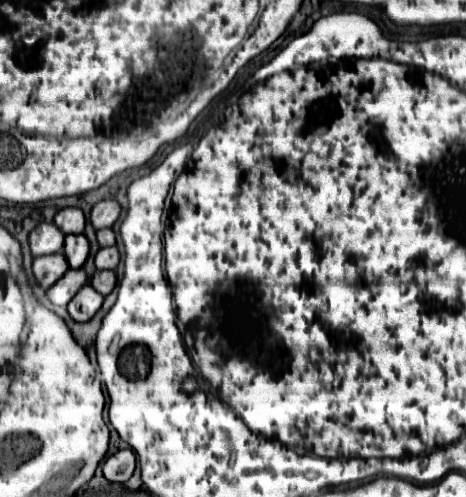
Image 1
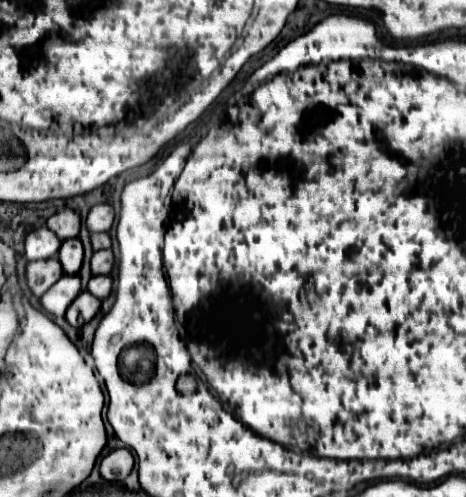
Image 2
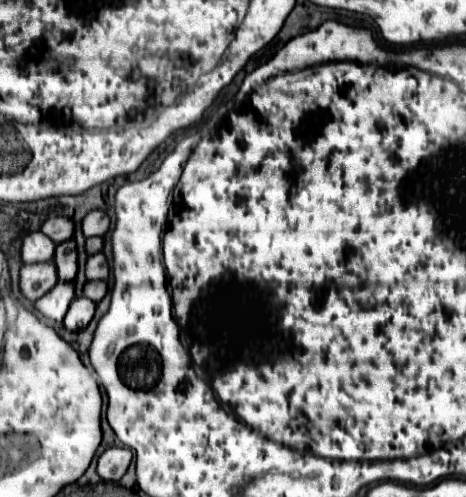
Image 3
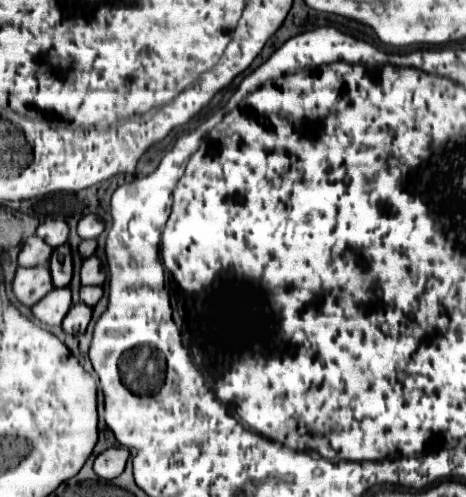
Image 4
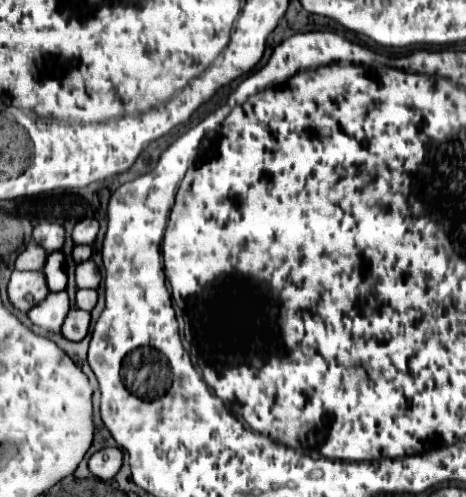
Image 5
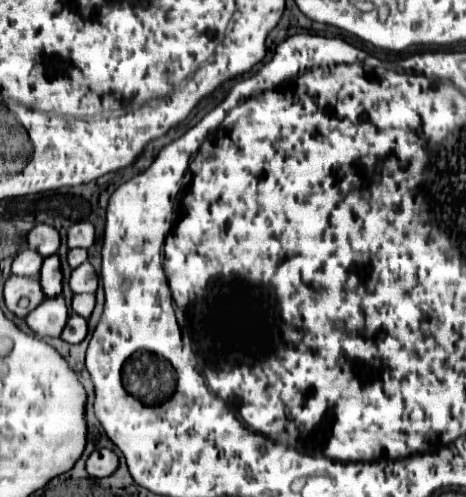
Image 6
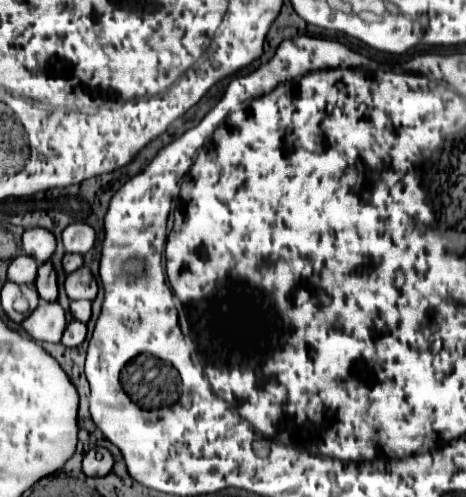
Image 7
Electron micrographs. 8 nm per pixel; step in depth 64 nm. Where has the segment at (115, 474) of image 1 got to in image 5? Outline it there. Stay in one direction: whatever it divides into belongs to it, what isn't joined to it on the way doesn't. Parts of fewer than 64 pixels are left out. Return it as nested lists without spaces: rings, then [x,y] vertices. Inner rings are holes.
[[[104,448],[90,458],[88,466],[90,472],[100,480],[110,480],[120,472],[122,462],[124,462],[124,452],[120,448]]]

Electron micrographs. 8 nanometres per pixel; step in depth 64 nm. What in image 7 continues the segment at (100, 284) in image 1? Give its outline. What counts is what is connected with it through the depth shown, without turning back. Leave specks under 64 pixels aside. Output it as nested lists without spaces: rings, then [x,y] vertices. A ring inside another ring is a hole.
[[[72,300],[70,312],[72,312],[72,316],[76,320],[88,322],[90,320],[90,312],[92,312],[92,302],[90,300]]]

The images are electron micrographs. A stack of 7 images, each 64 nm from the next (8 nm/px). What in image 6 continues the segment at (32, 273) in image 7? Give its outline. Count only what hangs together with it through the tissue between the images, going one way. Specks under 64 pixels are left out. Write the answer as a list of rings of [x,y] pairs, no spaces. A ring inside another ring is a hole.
[[[22,250],[14,262],[12,262],[12,274],[18,276],[30,276],[30,278],[38,278],[40,276],[40,268],[42,268],[44,258],[36,252],[36,250]]]

